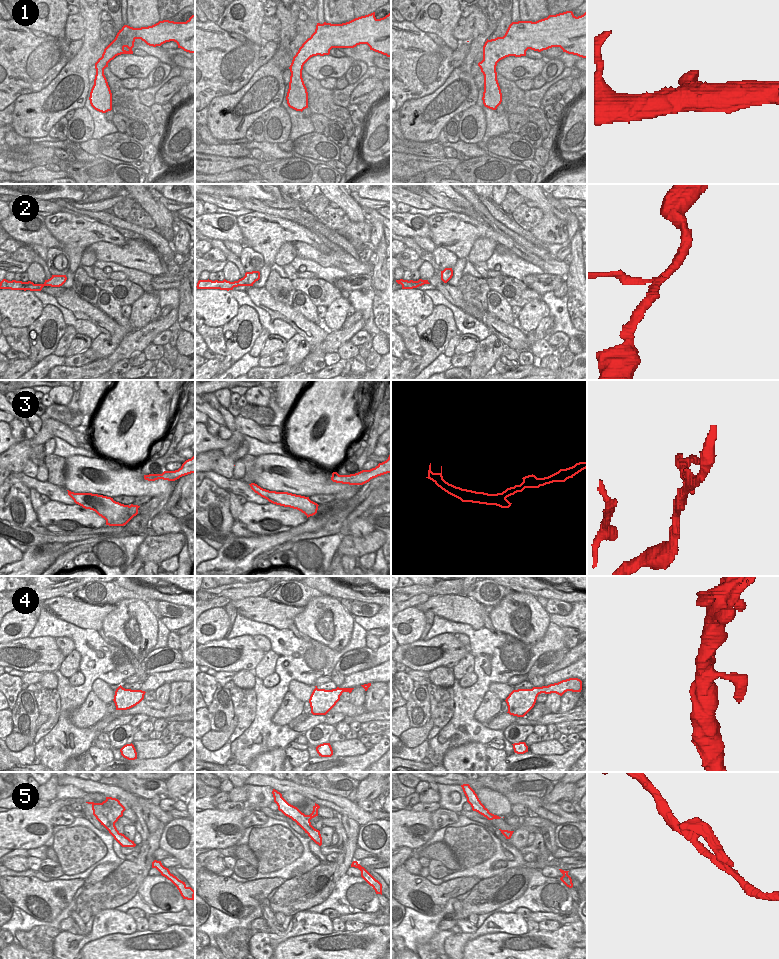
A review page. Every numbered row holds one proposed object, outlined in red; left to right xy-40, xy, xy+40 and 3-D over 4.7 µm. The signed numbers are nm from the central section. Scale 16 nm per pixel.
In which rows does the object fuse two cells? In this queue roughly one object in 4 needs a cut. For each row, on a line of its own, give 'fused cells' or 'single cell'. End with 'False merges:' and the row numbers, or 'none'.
1: single cell
2: single cell
3: fused cells
4: single cell
5: single cell
False merges: 3

